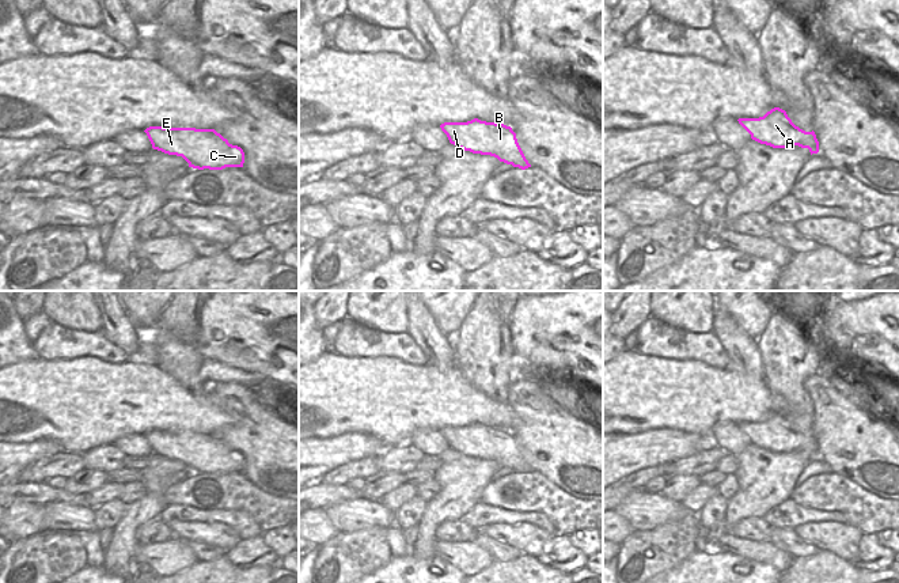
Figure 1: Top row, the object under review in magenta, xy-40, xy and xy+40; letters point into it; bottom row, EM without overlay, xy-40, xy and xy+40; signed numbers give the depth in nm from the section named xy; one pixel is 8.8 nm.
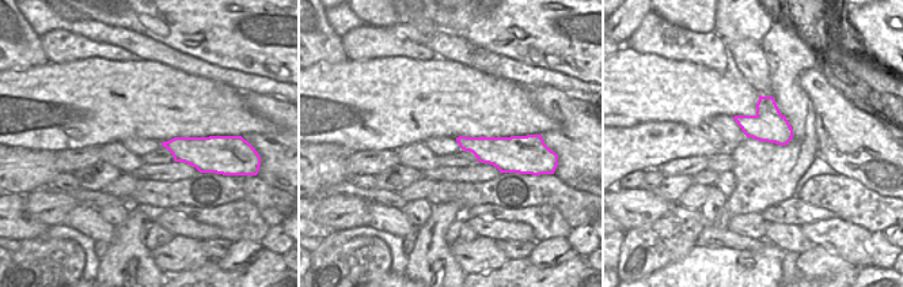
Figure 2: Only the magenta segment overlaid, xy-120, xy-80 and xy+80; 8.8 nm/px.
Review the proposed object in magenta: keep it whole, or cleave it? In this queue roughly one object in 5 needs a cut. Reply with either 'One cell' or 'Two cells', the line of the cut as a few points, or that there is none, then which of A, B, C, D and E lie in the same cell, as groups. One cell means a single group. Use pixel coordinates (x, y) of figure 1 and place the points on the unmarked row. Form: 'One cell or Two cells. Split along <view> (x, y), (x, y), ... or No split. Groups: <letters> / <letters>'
One cell. No split. Groups: A B C D E.

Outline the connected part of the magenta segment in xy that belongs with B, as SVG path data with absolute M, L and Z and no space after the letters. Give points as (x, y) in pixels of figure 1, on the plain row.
M474 423L467 427L444 427L440 432L451 448L464 455L490 459L521 474L531 472L511 431Z

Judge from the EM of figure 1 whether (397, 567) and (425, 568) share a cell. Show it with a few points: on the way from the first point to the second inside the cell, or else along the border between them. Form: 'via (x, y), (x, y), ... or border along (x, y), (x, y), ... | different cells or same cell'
via (404, 567), (412, 566), (418, 568) | same cell

